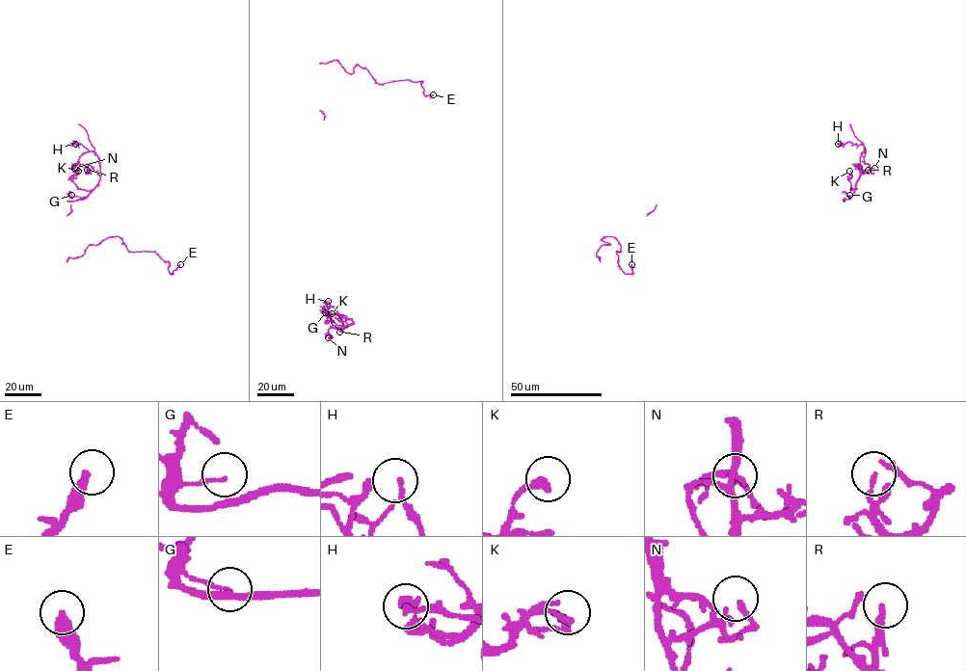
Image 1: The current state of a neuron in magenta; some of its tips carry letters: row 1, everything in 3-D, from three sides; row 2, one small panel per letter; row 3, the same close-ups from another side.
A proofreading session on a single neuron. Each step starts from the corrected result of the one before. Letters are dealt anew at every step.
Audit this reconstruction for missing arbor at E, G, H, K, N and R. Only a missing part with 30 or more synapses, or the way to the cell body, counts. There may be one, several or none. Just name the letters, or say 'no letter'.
no letter

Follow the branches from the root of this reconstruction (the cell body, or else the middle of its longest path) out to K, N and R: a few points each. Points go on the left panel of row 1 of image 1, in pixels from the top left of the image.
K: (80, 200), (84, 200), (93, 190), (80, 190), (75, 184), (72, 177), (78, 171)
N: (80, 200), (99, 181), (99, 157), (93, 151), (85, 152), (74, 164), (78, 170), (74, 168)
R: (80, 200), (88, 196), (100, 178), (95, 172), (88, 173), (87, 170)

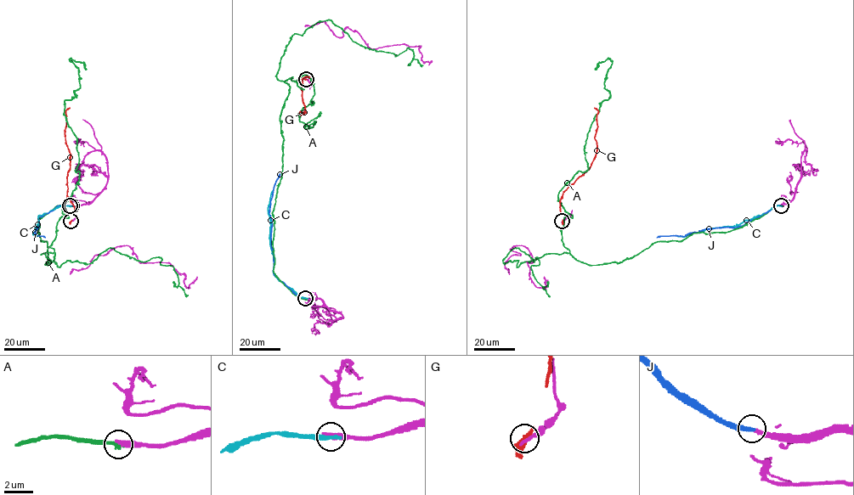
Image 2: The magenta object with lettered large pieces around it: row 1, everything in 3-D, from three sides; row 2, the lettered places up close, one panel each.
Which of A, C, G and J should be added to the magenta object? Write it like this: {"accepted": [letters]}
{"accepted": ["J"]}

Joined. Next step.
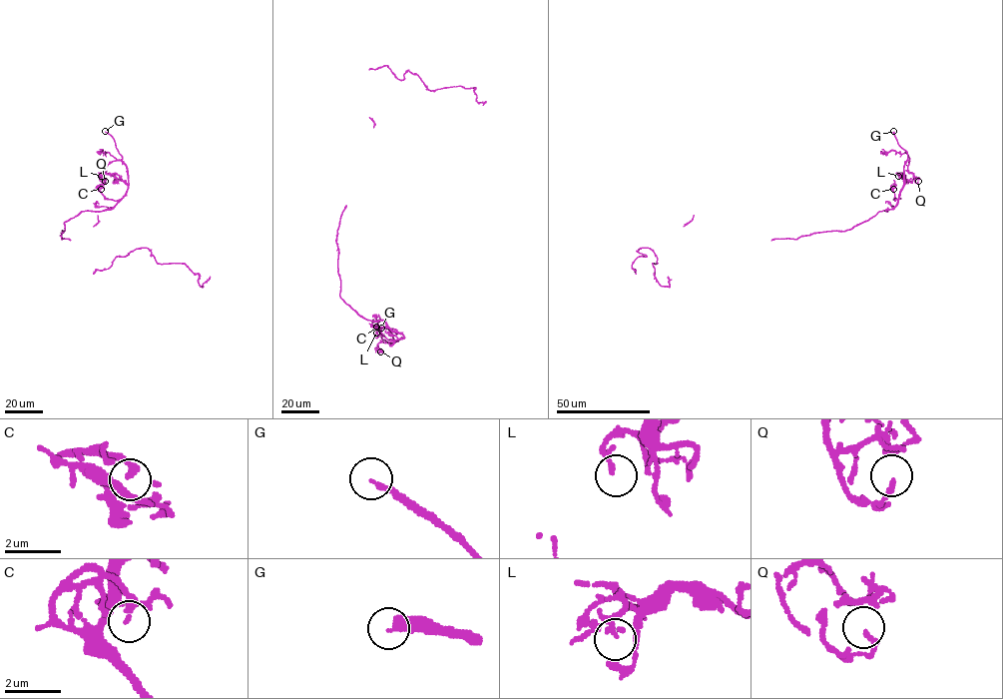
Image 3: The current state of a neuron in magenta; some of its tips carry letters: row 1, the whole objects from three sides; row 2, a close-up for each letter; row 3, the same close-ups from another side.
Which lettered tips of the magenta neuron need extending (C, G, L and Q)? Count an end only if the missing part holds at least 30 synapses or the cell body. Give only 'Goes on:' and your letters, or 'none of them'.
Goes on: G

